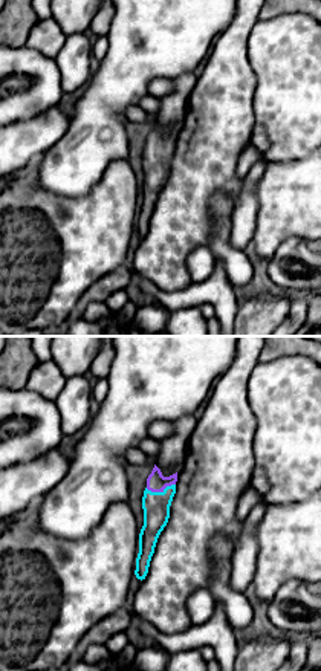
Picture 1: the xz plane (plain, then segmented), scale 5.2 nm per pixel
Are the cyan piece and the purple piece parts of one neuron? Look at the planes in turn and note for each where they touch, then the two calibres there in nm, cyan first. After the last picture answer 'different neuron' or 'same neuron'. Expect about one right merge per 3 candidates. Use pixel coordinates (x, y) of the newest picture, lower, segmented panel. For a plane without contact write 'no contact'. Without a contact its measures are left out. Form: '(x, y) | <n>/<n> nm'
(159, 492) | 140/100 nm

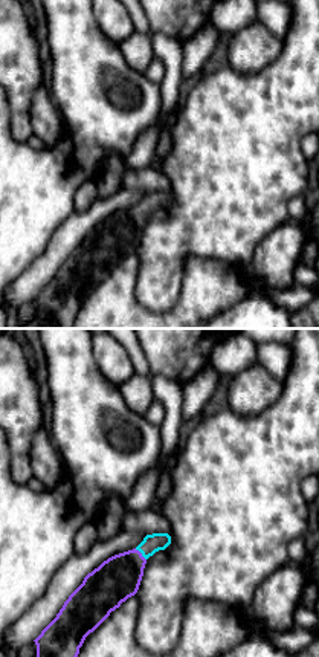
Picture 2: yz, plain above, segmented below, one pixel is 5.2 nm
(141, 552) | 100/240 nm

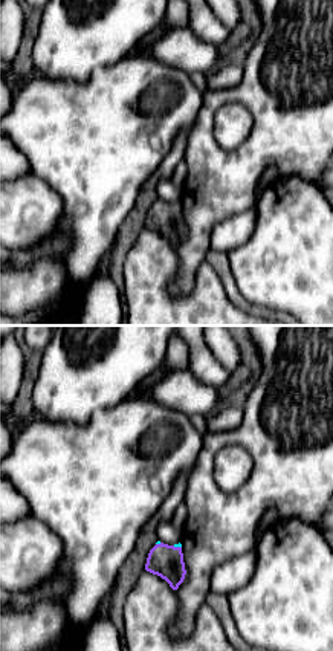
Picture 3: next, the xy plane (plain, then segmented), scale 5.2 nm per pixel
(177, 546) | 20/180 nm

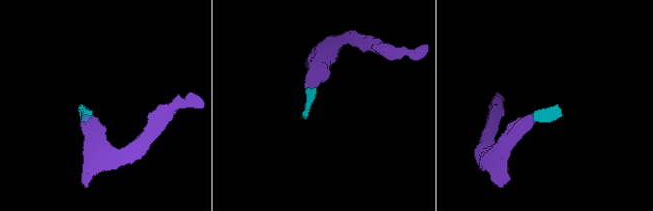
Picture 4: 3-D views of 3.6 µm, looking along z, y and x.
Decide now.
same neuron

